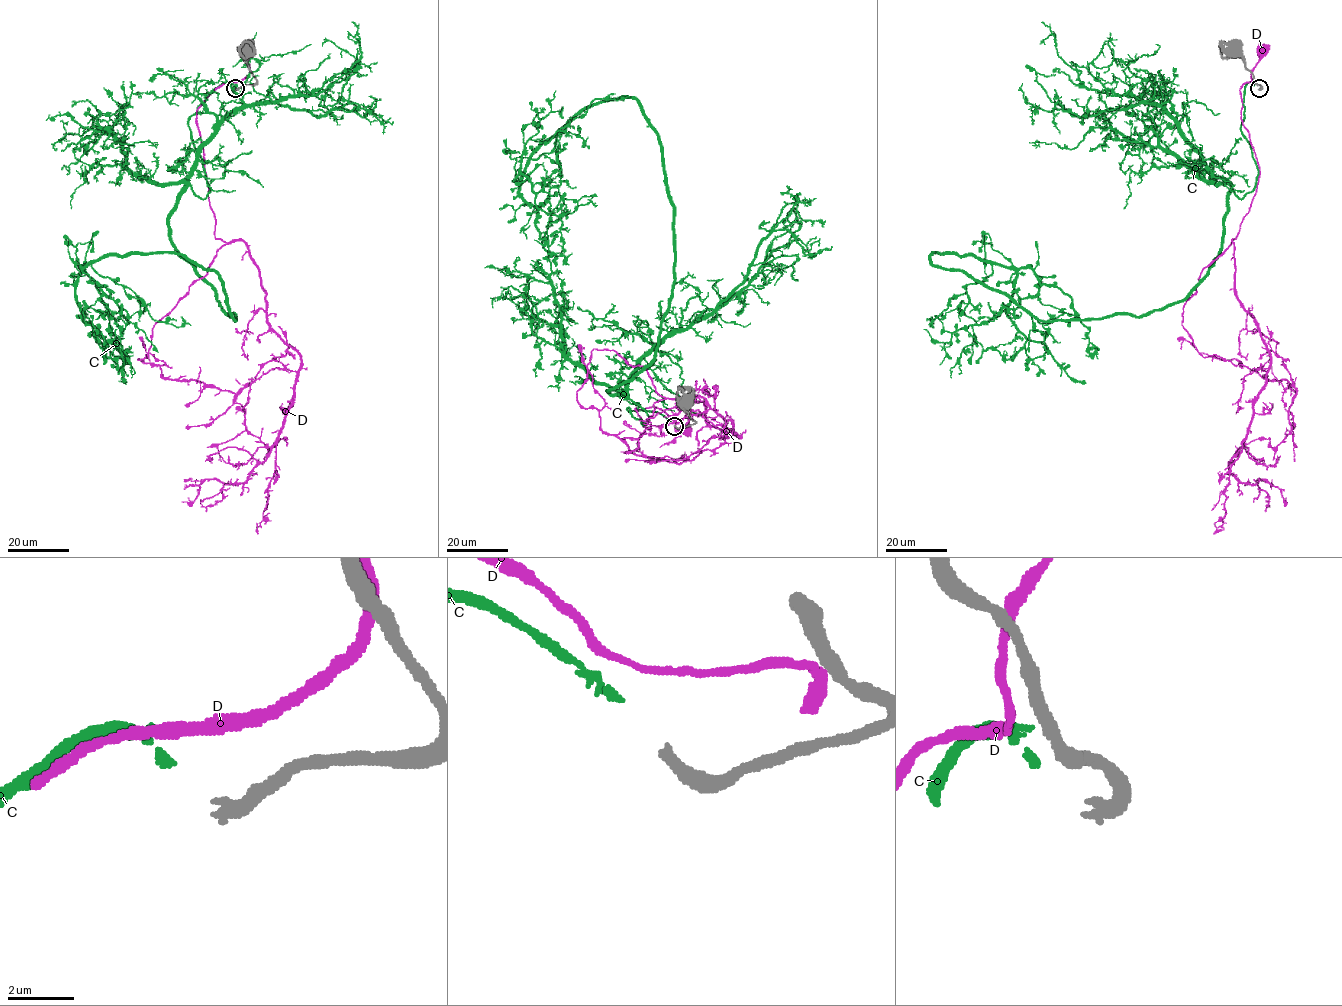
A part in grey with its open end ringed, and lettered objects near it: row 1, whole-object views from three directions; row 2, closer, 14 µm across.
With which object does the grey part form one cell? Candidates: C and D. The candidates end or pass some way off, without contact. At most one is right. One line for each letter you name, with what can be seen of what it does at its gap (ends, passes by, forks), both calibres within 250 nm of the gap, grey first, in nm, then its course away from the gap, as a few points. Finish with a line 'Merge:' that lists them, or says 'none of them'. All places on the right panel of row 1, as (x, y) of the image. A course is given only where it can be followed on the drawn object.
C: it ends | 360/240 nm | via (1254, 85), (1254, 188), (1230, 186), (1185, 298), (1038, 320), (933, 253), (1017, 273), (1015, 354), (964, 325)
Merge: C

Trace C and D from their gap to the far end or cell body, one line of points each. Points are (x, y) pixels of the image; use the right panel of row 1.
C: (1254, 85), (1254, 188), (1230, 186), (1185, 298), (1038, 320), (933, 253), (1017, 273), (1015, 354), (964, 325)
D: (1252, 82), (1251, 73), (1262, 49)

